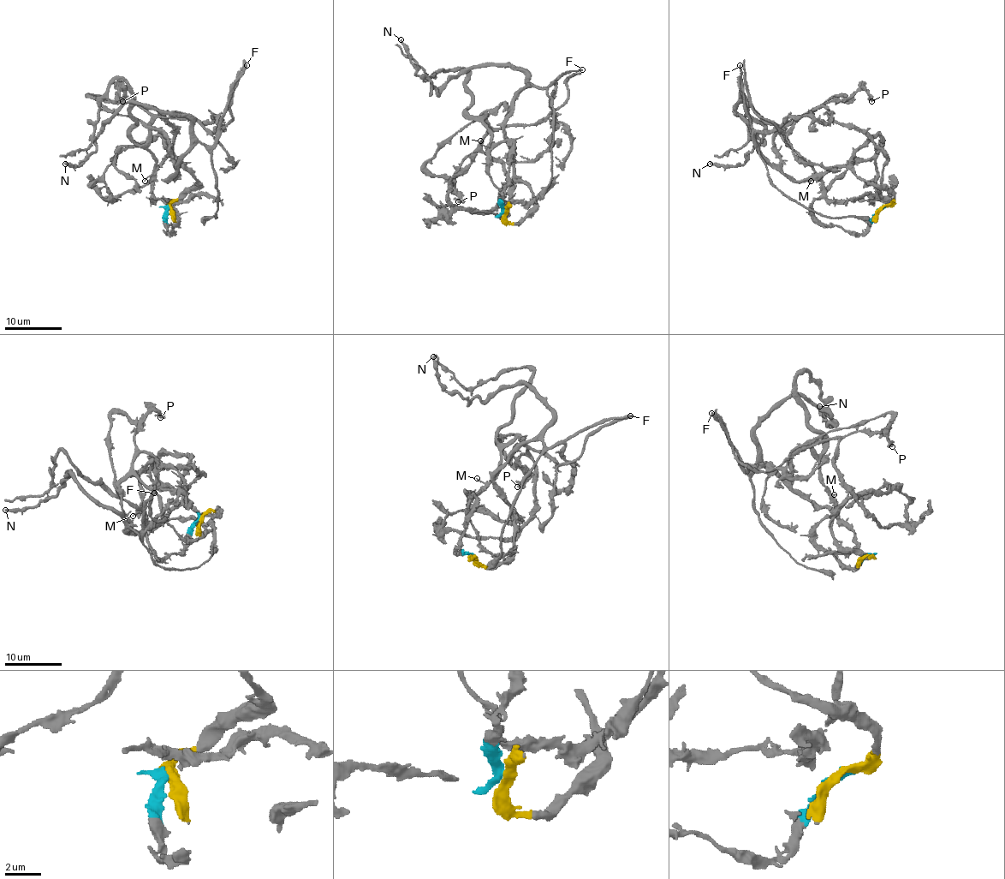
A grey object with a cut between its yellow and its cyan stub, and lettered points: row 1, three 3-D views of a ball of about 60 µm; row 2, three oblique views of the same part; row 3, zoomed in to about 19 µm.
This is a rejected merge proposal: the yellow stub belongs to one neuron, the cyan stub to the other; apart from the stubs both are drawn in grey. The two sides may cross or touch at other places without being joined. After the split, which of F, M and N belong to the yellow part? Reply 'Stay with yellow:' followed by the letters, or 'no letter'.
Stay with yellow: F, N

